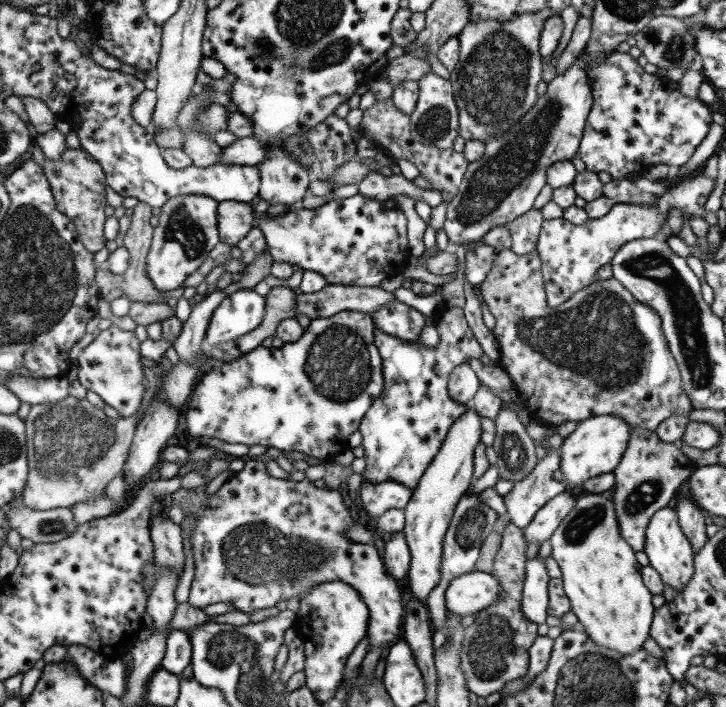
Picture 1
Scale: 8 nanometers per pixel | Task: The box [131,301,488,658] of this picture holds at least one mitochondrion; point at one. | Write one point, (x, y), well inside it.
(261, 554)

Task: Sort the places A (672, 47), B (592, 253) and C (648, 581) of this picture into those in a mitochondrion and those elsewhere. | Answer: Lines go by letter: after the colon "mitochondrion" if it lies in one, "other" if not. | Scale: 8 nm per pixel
A: mitochondrion
B: other
C: other

